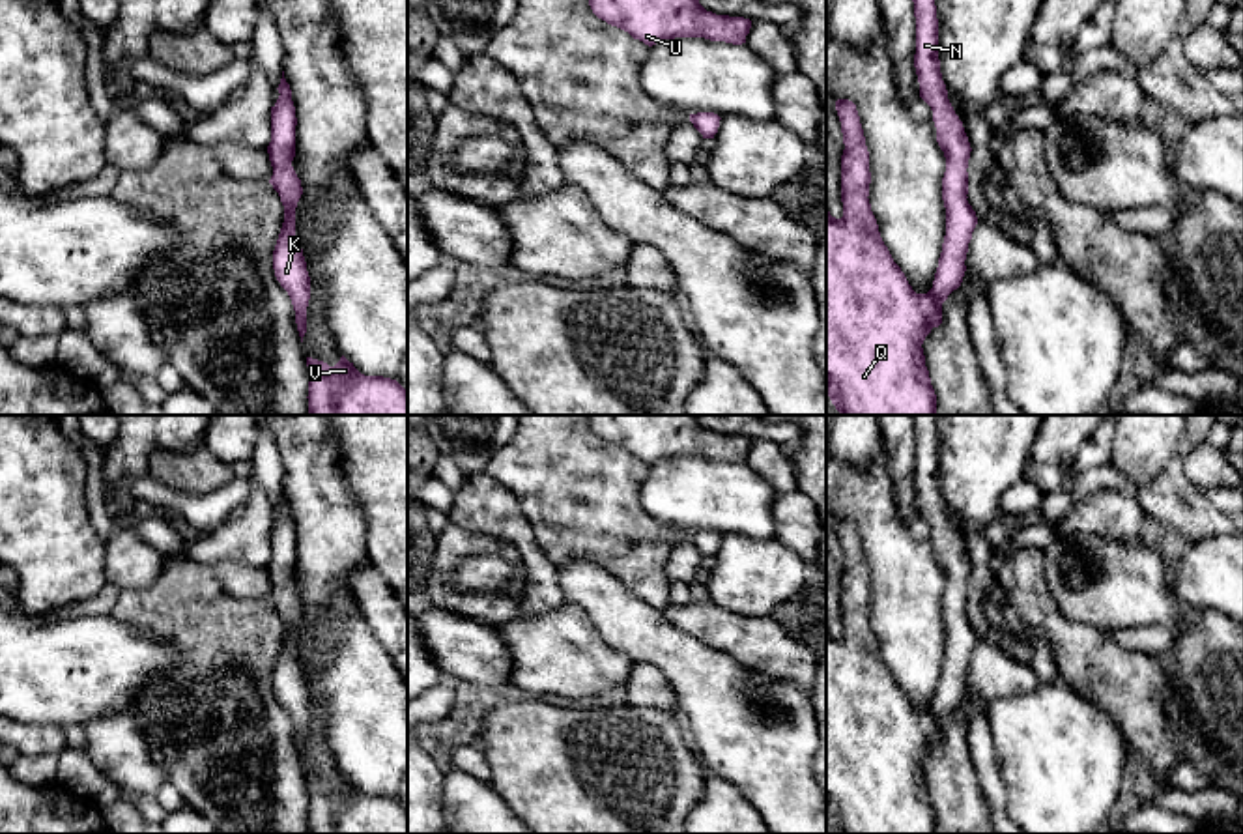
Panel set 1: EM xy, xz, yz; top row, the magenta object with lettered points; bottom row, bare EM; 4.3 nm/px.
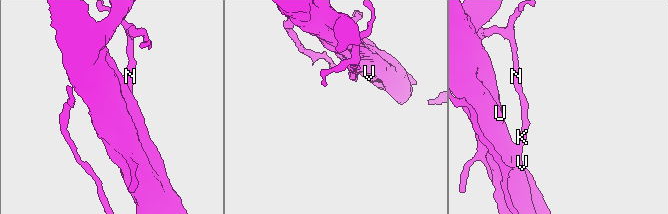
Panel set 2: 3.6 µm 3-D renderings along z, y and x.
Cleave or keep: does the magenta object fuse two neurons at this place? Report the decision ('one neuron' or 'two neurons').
two neurons

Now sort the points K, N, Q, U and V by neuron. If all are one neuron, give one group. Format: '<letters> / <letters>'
K Q U V / N

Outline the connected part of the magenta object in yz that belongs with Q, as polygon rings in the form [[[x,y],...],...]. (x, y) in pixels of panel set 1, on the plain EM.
[[[837,518],[836,529],[845,563],[841,574],[843,636],[832,636],[826,626],[826,812],[841,834],[936,834],[936,813],[925,785],[922,763],[931,748],[942,742],[942,722],[963,701],[968,662],[978,636],[968,619],[955,623],[946,619],[946,597],[942,597],[942,619],[946,626],[942,671],[933,707],[927,712],[916,712],[884,664],[871,630],[867,617],[871,602],[869,570],[856,524],[849,518]]]

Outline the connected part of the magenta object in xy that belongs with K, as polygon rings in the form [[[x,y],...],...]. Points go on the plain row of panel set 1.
[[[284,617],[284,641],[273,669],[273,688],[280,705],[288,711],[293,729],[295,742],[303,761],[307,752],[307,726],[310,718],[310,696],[303,675],[301,662],[295,654],[295,626],[299,619]]]

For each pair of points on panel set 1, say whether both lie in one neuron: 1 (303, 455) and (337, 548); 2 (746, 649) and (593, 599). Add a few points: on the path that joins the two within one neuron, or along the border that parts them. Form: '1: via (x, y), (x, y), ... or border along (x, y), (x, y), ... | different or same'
1: via (313, 477), (329, 526) | same
2: border along (660, 612), (668, 621), (716, 649) | different

